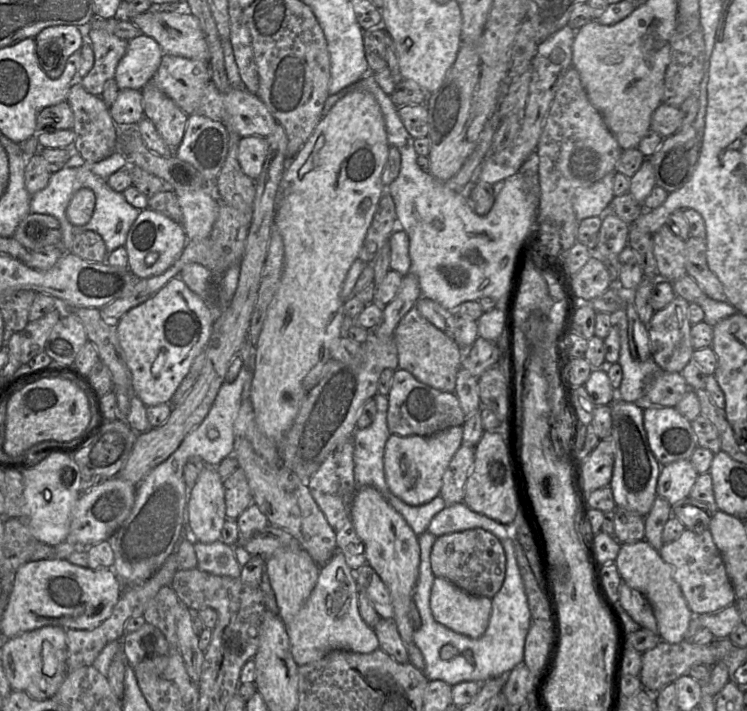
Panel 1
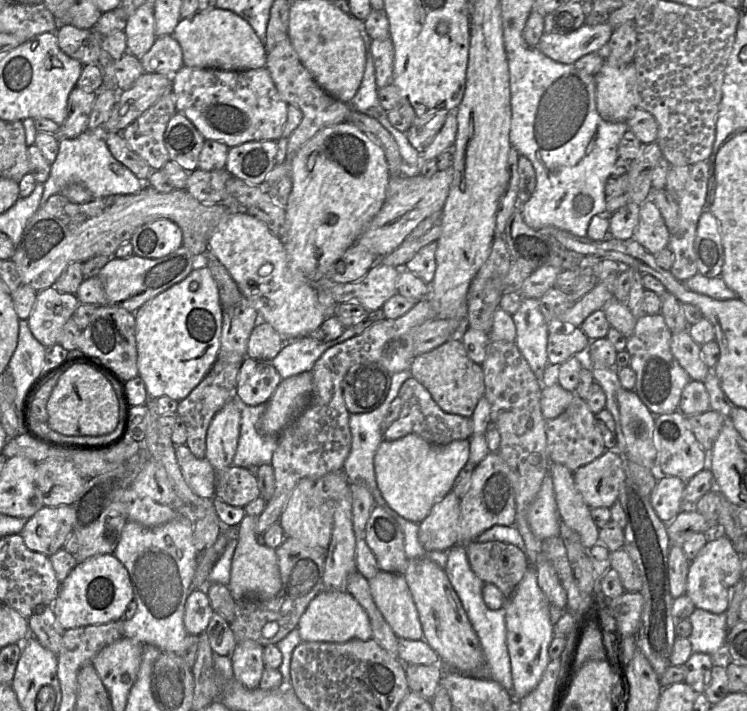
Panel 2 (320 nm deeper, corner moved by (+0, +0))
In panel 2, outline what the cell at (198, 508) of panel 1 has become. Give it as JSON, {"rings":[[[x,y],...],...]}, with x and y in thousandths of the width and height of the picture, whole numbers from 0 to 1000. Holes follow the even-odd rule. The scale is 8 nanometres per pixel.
{"rings":[[[317,560],[305,565],[278,601],[274,644],[289,667],[312,654],[321,612],[321,567]]]}

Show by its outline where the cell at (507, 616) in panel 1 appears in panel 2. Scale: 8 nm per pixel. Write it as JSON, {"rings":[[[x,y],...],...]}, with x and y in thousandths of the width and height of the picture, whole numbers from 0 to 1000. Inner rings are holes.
{"rings":[[[609,767],[598,775],[598,793],[594,803],[617,844],[621,858],[641,897],[643,909],[656,944],[655,955],[665,958],[685,976],[687,959],[683,923],[679,911],[676,854],[657,858],[651,852],[645,838],[645,828],[649,820],[632,803],[621,768]]]}

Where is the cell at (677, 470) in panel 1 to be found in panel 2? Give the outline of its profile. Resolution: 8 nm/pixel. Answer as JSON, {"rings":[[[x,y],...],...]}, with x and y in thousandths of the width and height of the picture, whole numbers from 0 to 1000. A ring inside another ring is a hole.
{"rings":[[[884,667],[870,695],[871,710],[888,734],[898,734],[914,716],[918,678],[902,669]]]}

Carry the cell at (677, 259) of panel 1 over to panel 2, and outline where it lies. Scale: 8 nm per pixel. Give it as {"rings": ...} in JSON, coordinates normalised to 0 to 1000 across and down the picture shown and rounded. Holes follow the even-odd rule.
{"rings":[[[870,278],[857,290],[847,335],[871,357],[894,347],[897,326],[880,288]]]}

